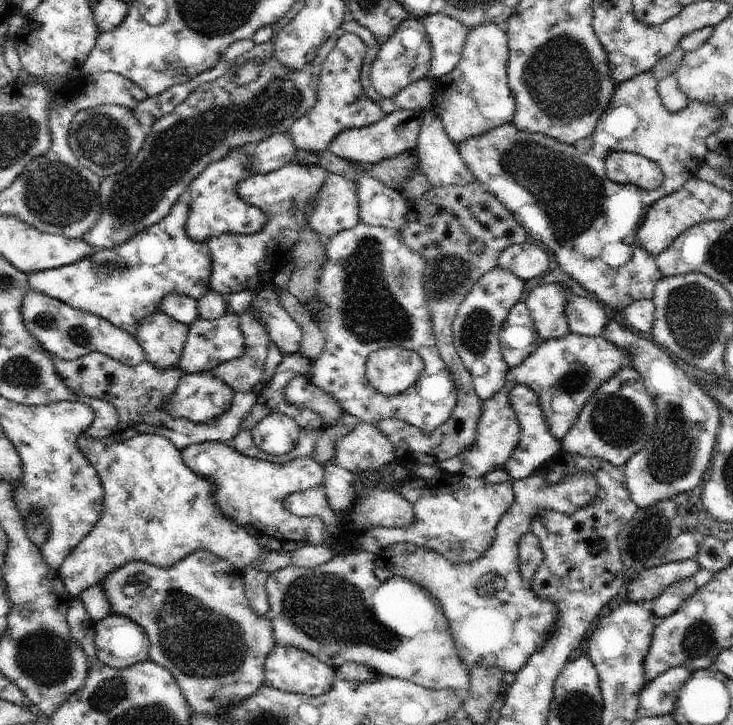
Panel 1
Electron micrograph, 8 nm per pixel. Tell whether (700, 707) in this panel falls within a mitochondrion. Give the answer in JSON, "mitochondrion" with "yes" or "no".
{"mitochondrion":"no"}

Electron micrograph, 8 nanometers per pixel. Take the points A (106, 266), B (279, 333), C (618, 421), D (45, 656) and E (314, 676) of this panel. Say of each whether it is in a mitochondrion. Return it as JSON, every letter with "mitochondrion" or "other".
{"A":"mitochondrion","B":"other","C":"mitochondrion","D":"mitochondrion","E":"other"}

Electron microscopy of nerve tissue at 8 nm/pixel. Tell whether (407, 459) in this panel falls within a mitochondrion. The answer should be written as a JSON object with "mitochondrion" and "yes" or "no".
{"mitochondrion":"no"}

